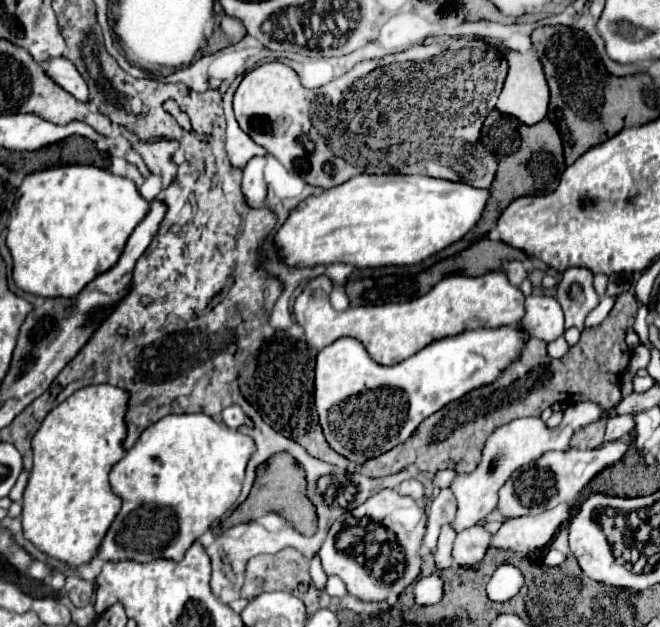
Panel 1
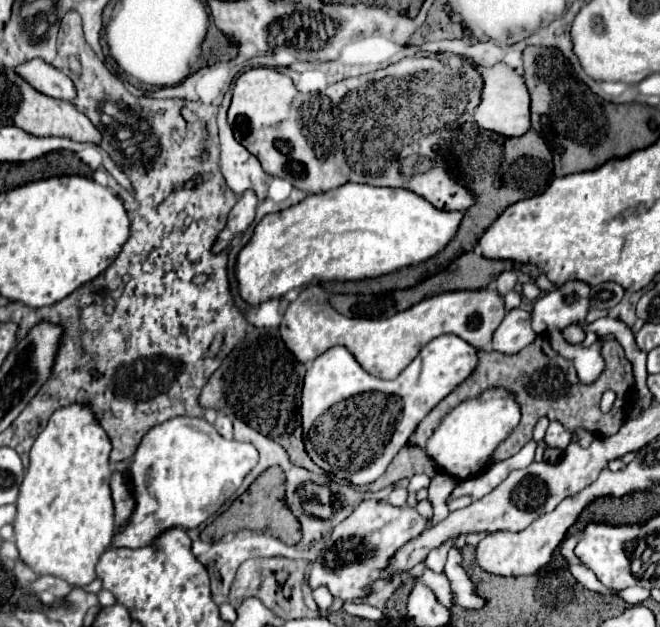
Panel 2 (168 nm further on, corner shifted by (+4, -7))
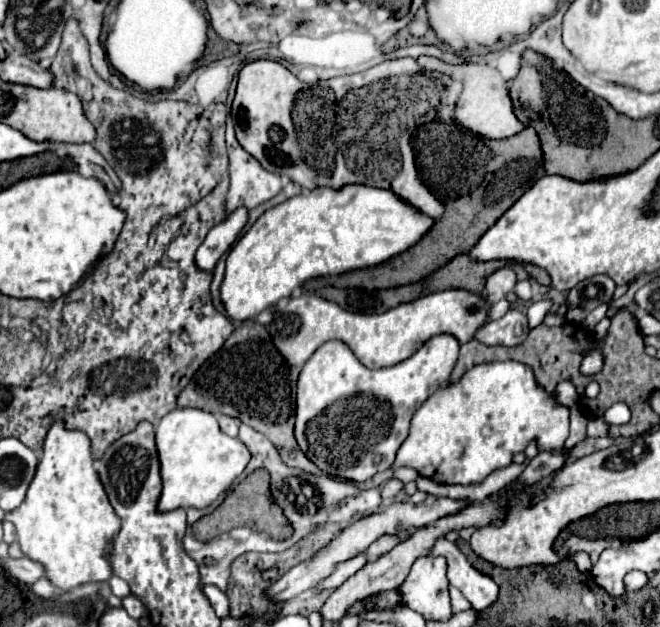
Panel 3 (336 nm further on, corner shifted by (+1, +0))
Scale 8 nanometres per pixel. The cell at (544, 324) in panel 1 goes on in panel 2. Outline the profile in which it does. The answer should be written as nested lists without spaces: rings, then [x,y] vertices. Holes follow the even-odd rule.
[[[515,307],[505,315],[503,323],[493,335],[493,351],[517,353],[531,341],[535,341],[535,337],[537,333],[531,327],[531,313],[521,307]]]

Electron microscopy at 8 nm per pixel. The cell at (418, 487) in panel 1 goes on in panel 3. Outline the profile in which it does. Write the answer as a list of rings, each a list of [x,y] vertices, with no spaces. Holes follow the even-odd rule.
[[[392,478],[392,480],[388,480],[384,486],[382,486],[382,498],[394,498],[400,490],[402,490],[402,482],[400,480],[396,480],[396,478]]]

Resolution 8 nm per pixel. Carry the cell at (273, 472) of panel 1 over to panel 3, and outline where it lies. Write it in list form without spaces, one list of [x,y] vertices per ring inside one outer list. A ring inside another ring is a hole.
[[[254,470],[252,474],[248,474],[226,498],[224,502],[212,512],[212,514],[206,514],[202,516],[198,522],[194,522],[192,530],[194,530],[194,536],[198,540],[212,540],[216,536],[222,534],[222,528],[224,532],[230,532],[232,528],[238,528],[238,526],[248,526],[248,528],[254,528],[258,532],[264,532],[268,534],[270,538],[274,540],[286,540],[292,536],[292,526],[290,522],[286,520],[284,512],[280,506],[274,504],[272,496],[270,496],[270,486],[268,486],[268,472],[266,470]]]

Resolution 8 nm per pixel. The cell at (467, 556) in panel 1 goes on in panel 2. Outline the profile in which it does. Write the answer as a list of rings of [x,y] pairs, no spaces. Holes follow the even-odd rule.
[[[453,547],[449,551],[449,557],[447,557],[447,563],[445,563],[445,575],[451,583],[451,591],[457,599],[457,603],[461,607],[467,607],[467,609],[477,609],[483,605],[483,601],[477,597],[475,593],[475,585],[471,583],[471,579],[465,575],[463,567],[461,567],[461,549]]]

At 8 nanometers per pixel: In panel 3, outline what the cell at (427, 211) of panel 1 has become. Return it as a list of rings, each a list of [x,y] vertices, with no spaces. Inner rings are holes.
[[[344,186],[340,190],[332,190],[332,188],[314,188],[312,192],[308,192],[306,196],[300,194],[300,196],[294,196],[270,210],[266,210],[254,224],[252,228],[236,242],[236,246],[230,250],[228,258],[226,258],[226,274],[224,274],[224,282],[220,286],[220,300],[224,304],[224,310],[228,314],[230,320],[250,320],[250,318],[256,318],[264,308],[270,308],[272,304],[276,304],[280,298],[286,298],[292,294],[294,288],[302,286],[306,280],[310,278],[318,278],[318,276],[336,276],[336,274],[342,274],[342,272],[348,272],[348,270],[356,270],[356,268],[370,268],[370,266],[376,266],[376,264],[382,264],[386,260],[390,260],[392,256],[408,250],[410,246],[414,246],[428,230],[430,226],[434,224],[432,218],[420,214],[414,206],[410,206],[408,202],[400,200],[396,194],[392,194],[390,190],[378,190],[378,188],[368,188],[368,186]]]

